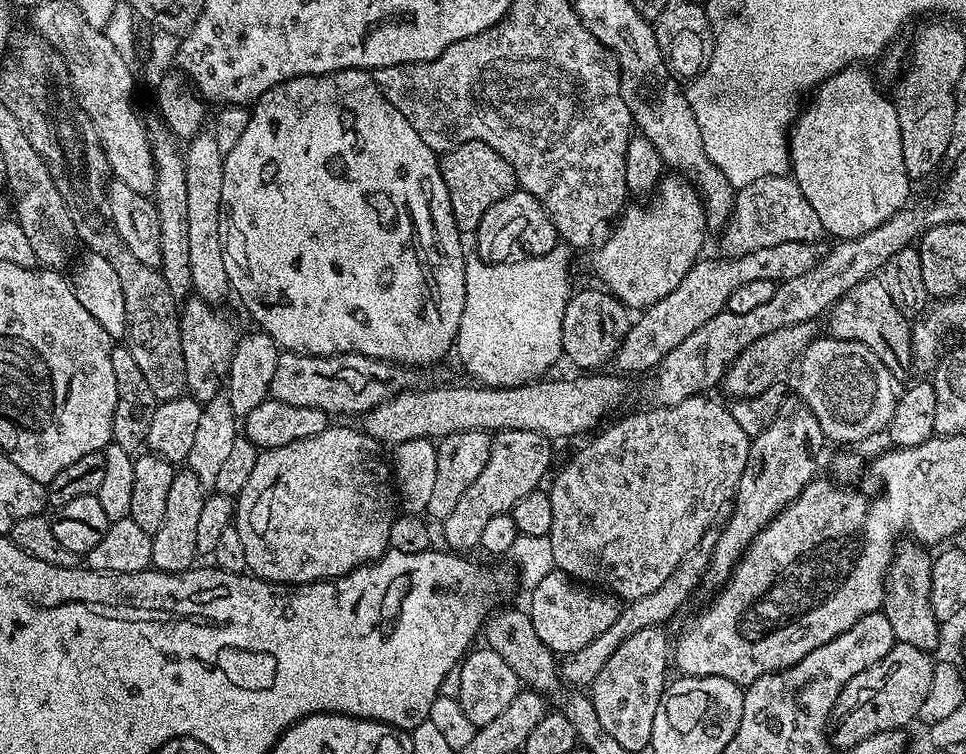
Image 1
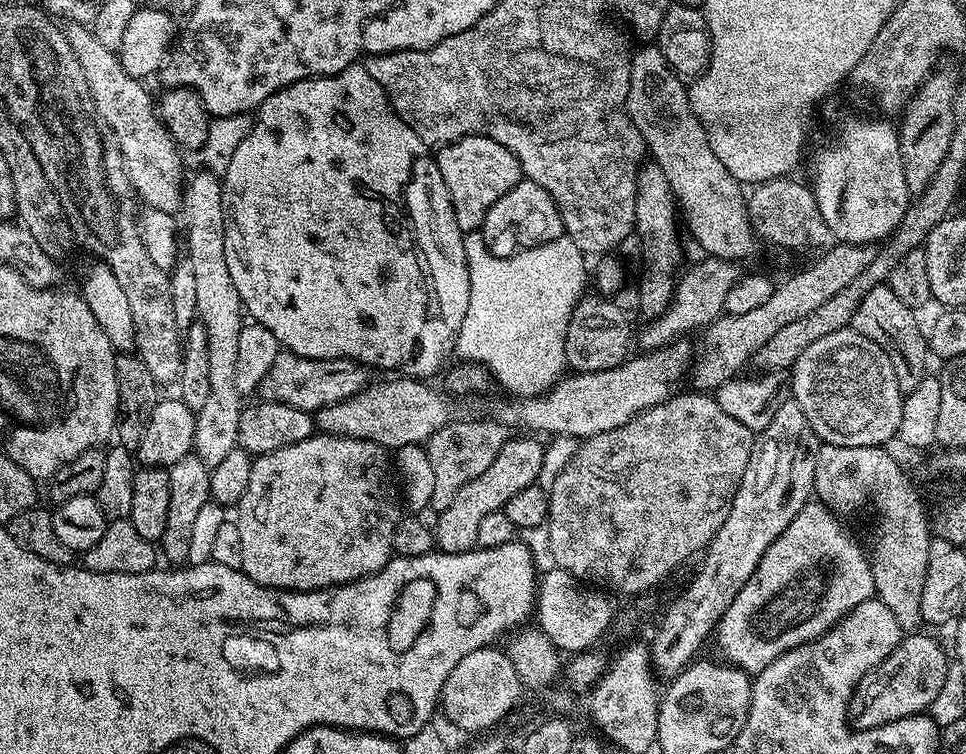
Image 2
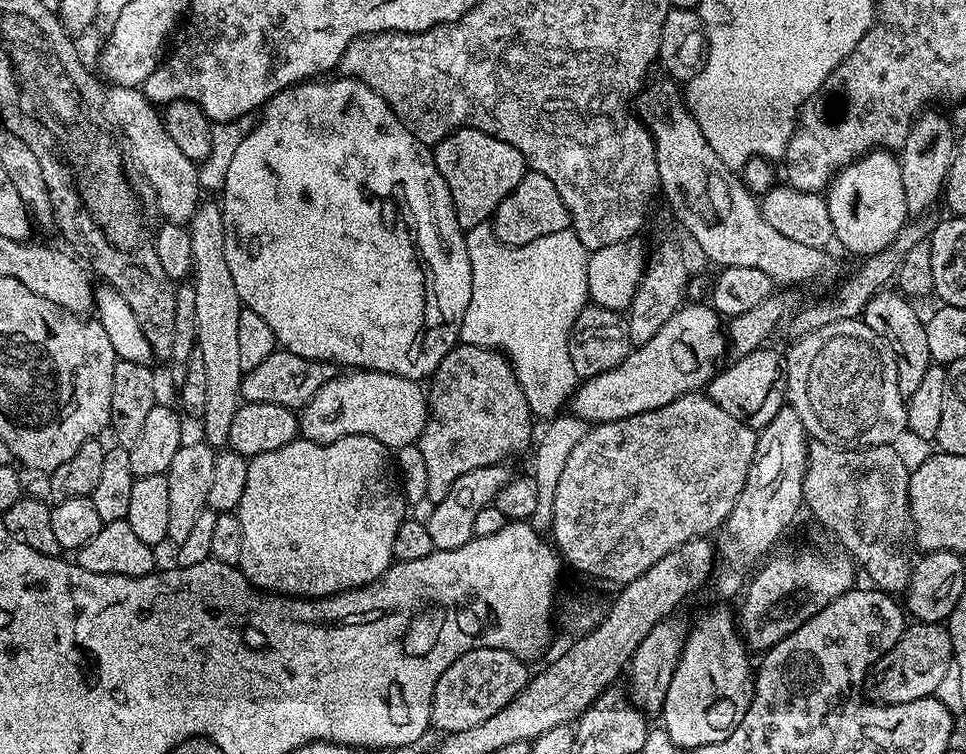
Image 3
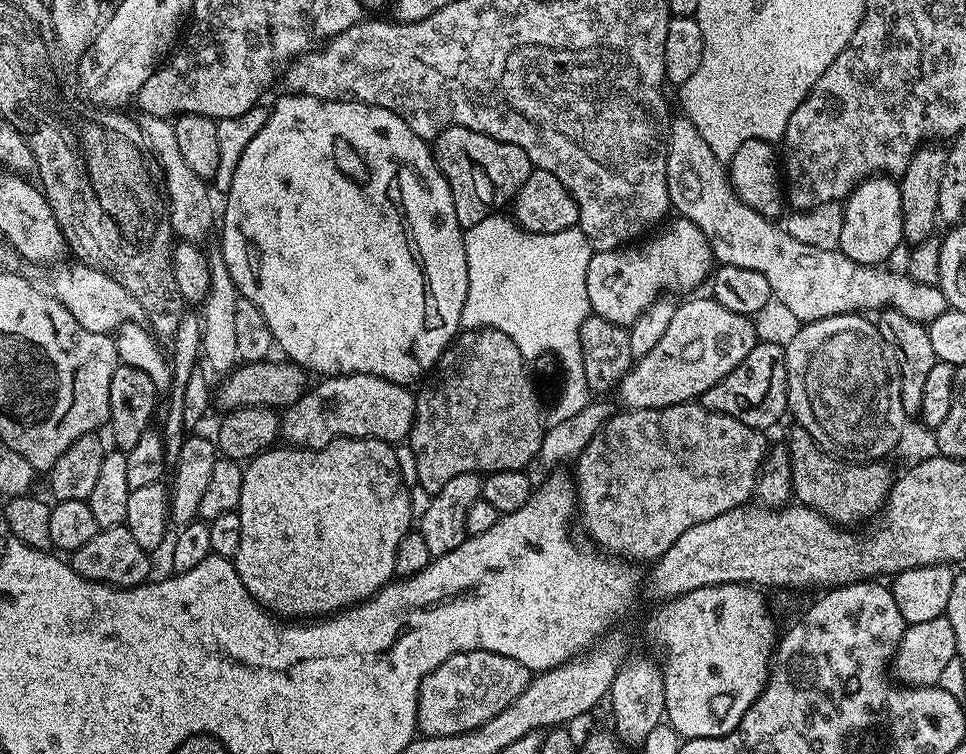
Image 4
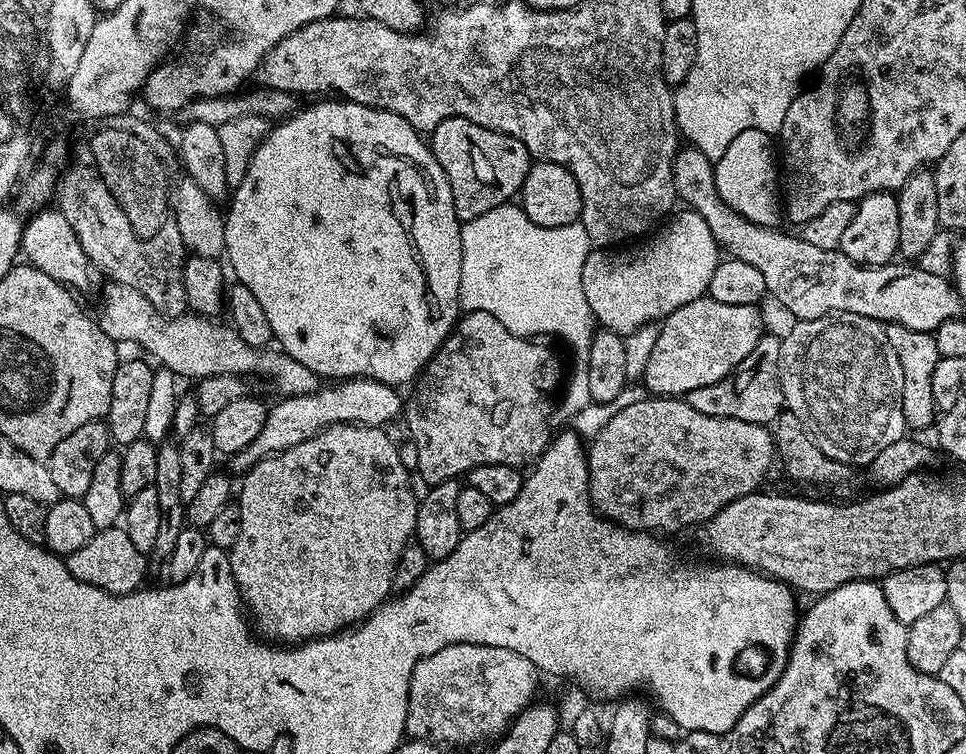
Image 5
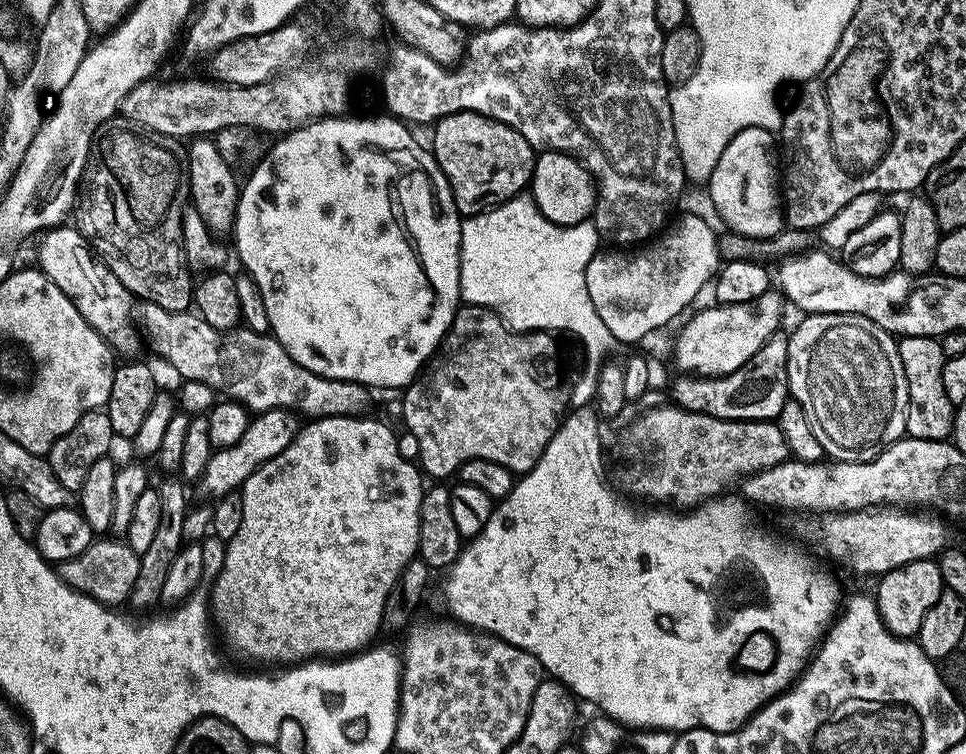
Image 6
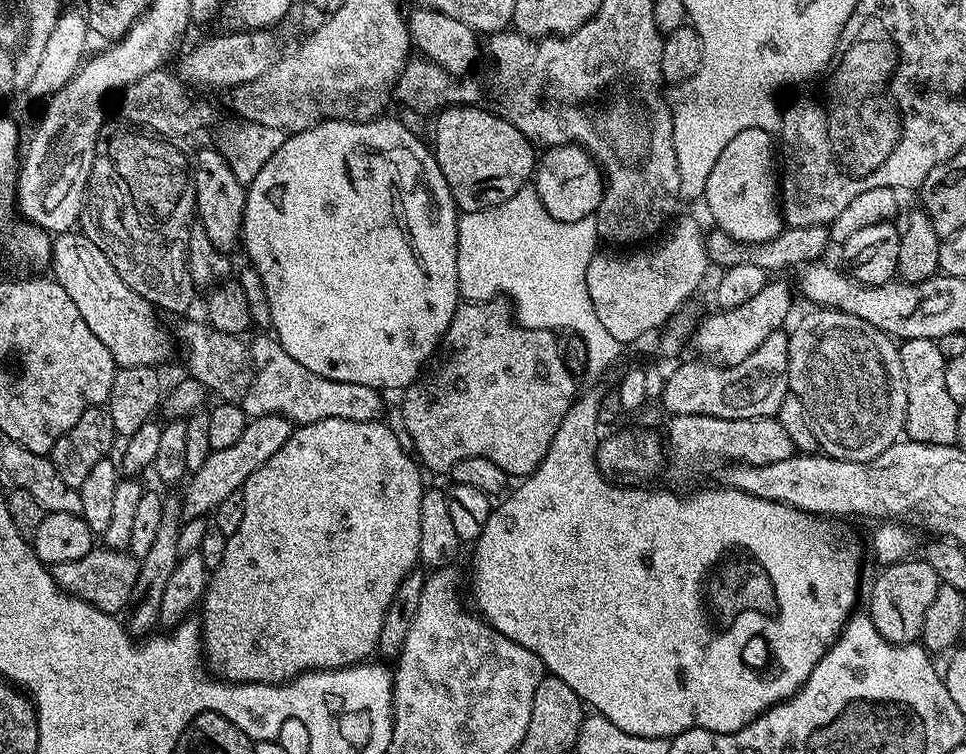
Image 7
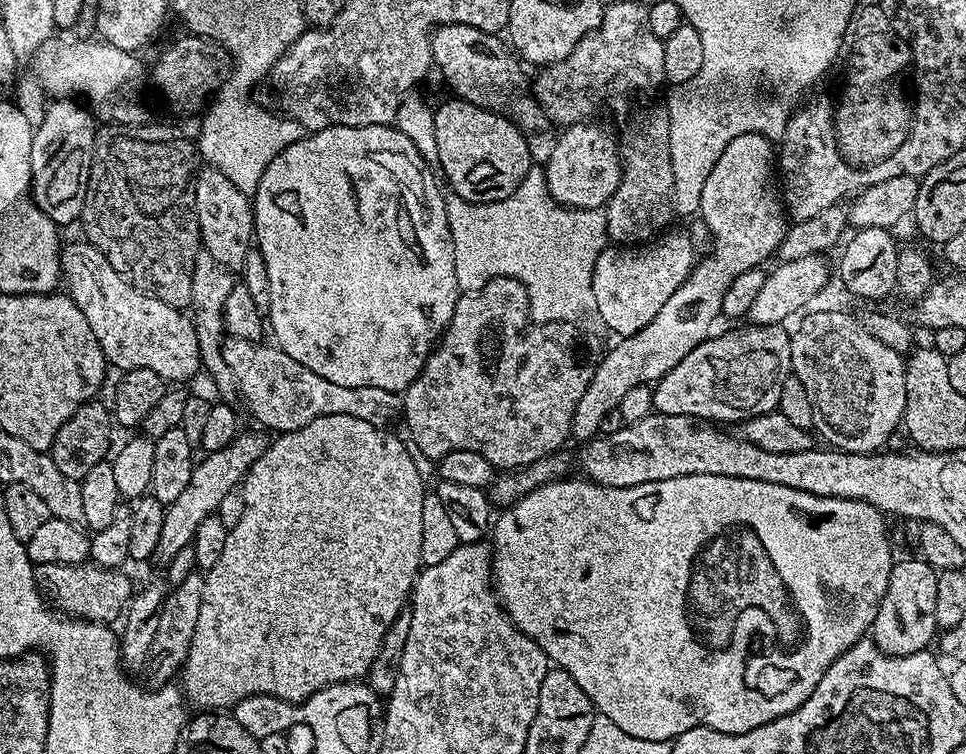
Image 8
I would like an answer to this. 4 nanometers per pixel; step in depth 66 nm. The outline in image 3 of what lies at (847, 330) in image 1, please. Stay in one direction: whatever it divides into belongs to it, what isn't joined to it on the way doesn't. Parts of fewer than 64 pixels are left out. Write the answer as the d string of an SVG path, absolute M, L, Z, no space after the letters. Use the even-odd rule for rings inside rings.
M885 290L870 298L862 313L866 326L870 326L870 330L882 337L890 346L890 350L894 350L898 362L898 390L905 398L914 394L916 387L922 383L926 370L934 364L930 358L930 345L926 342L925 321L922 316L920 320L912 304L915 303L899 291Z

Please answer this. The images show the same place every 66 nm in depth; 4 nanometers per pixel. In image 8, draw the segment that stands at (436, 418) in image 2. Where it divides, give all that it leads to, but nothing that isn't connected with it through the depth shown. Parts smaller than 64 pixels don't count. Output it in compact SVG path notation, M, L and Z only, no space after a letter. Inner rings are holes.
M241 431L240 435L234 438L234 442L230 442L230 446L217 452L207 453L203 457L205 460L201 459L197 463L195 470L190 474L190 482L182 490L182 495L174 498L174 502L165 507L166 522L162 522L162 535L158 538L158 550L155 555L157 561L172 560L174 554L178 554L178 550L182 550L187 544L192 544L198 526L202 526L206 518L216 513L218 502L222 502L222 497L241 487L244 477L248 475L254 462L262 458L262 454L269 446L269 437L264 437L265 433L260 432Z

